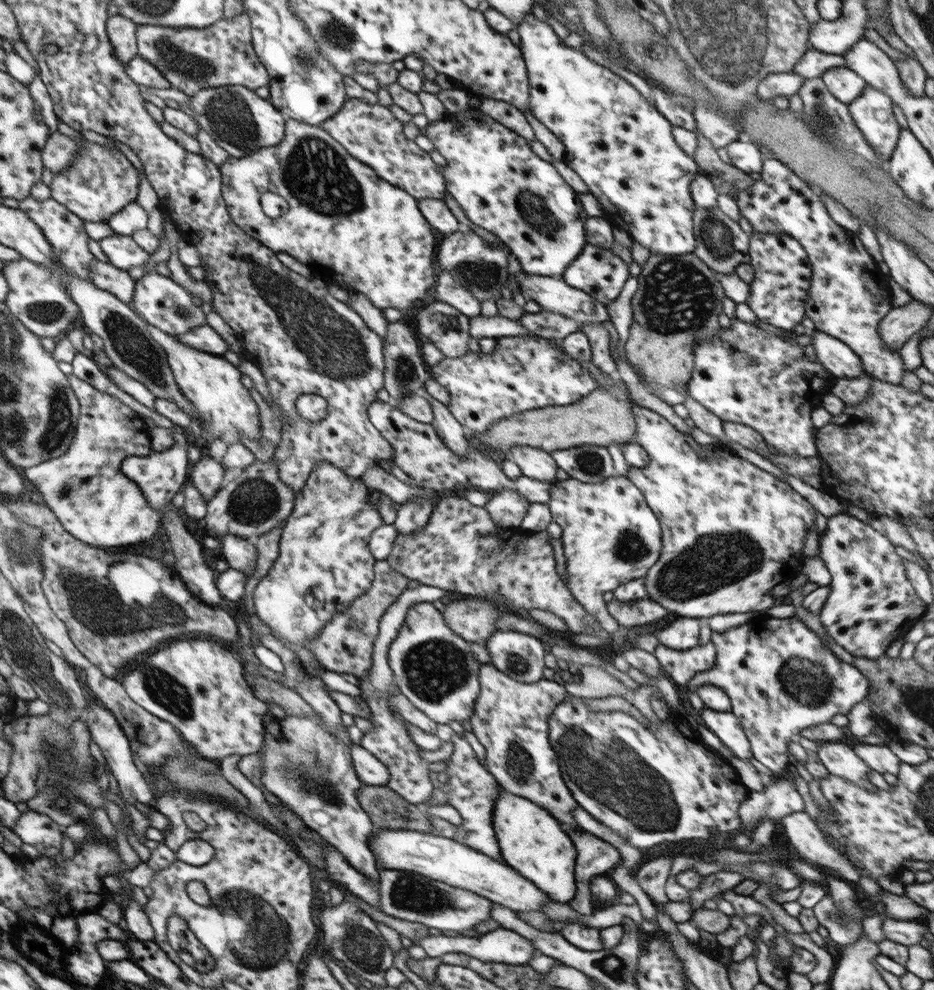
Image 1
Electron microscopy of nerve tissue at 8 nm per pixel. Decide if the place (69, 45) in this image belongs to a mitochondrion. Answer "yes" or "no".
no

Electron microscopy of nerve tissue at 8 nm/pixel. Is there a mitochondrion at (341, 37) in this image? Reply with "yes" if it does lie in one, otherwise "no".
yes

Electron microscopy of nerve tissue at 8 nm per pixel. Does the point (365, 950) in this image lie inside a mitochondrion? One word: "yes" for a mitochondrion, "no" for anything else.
yes

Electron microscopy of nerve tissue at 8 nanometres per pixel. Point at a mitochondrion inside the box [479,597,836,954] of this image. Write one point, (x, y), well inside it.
(606, 769)

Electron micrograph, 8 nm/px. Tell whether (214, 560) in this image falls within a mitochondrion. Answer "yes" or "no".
no

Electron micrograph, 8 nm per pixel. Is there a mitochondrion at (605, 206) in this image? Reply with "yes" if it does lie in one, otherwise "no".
no

